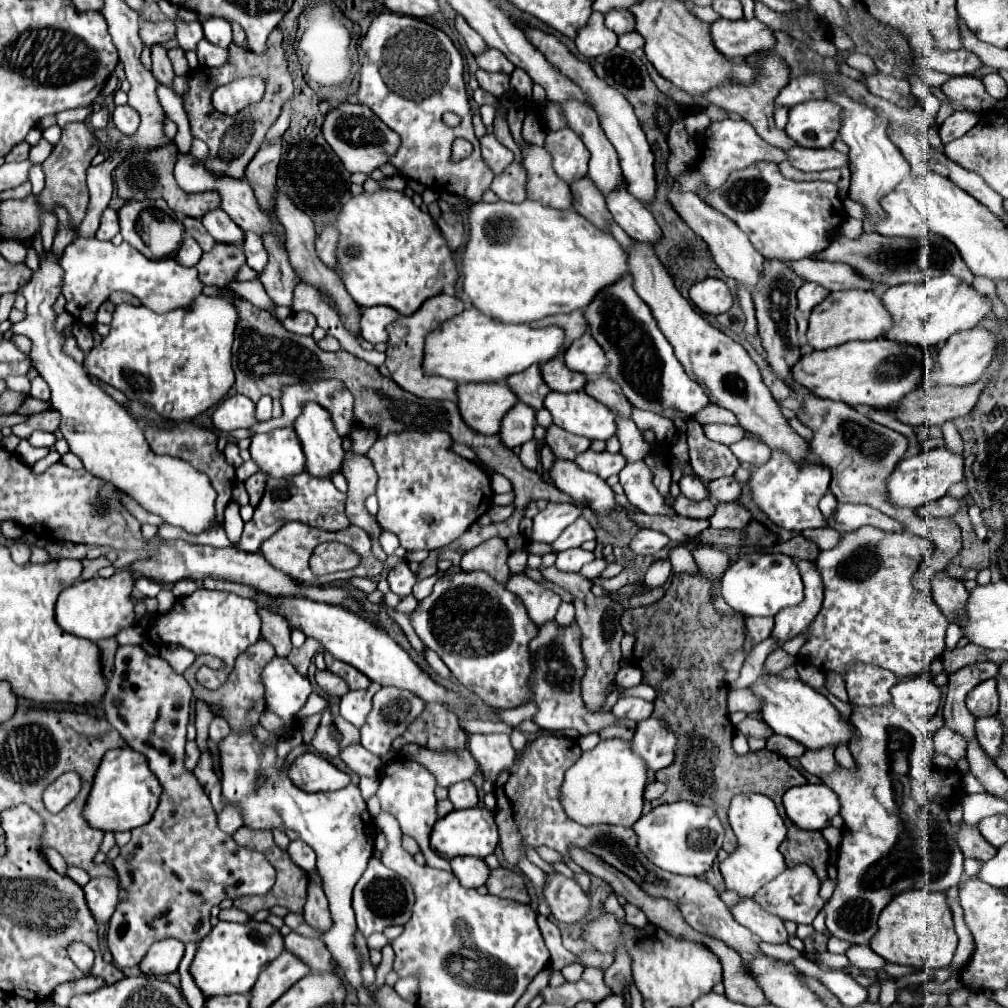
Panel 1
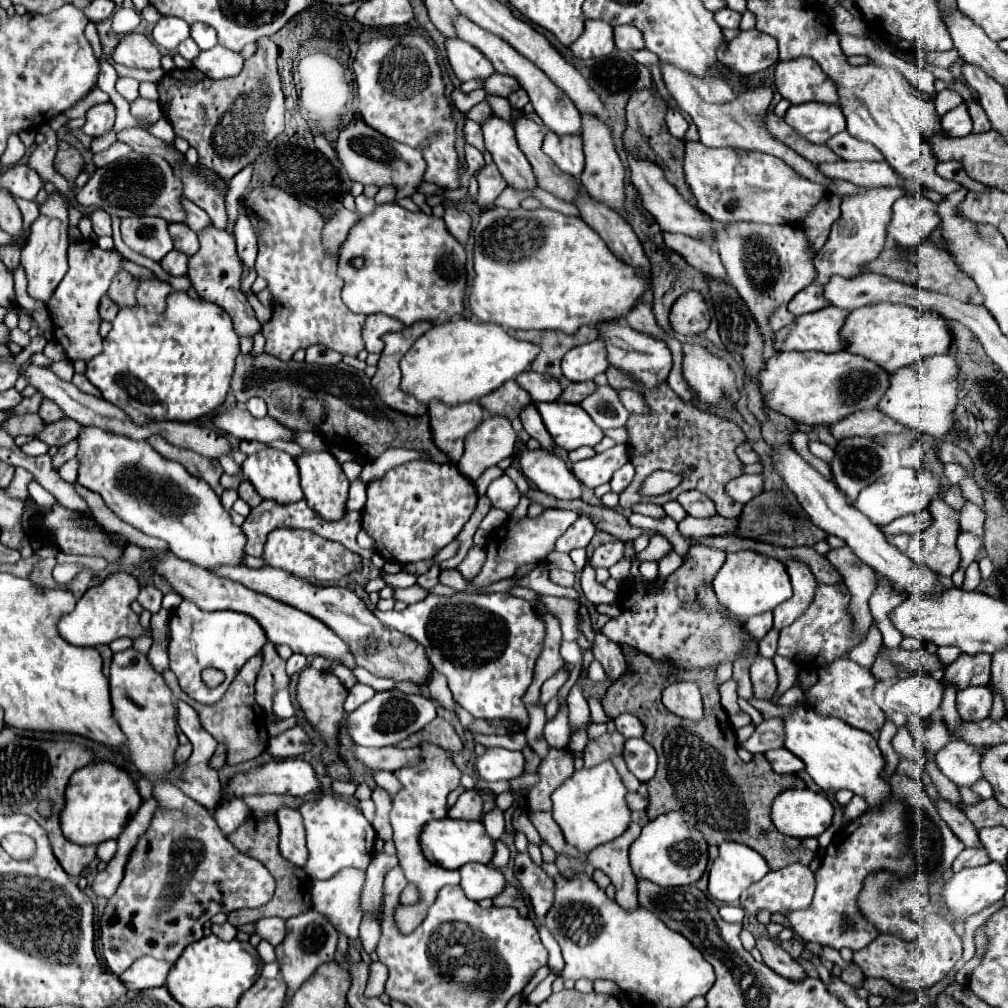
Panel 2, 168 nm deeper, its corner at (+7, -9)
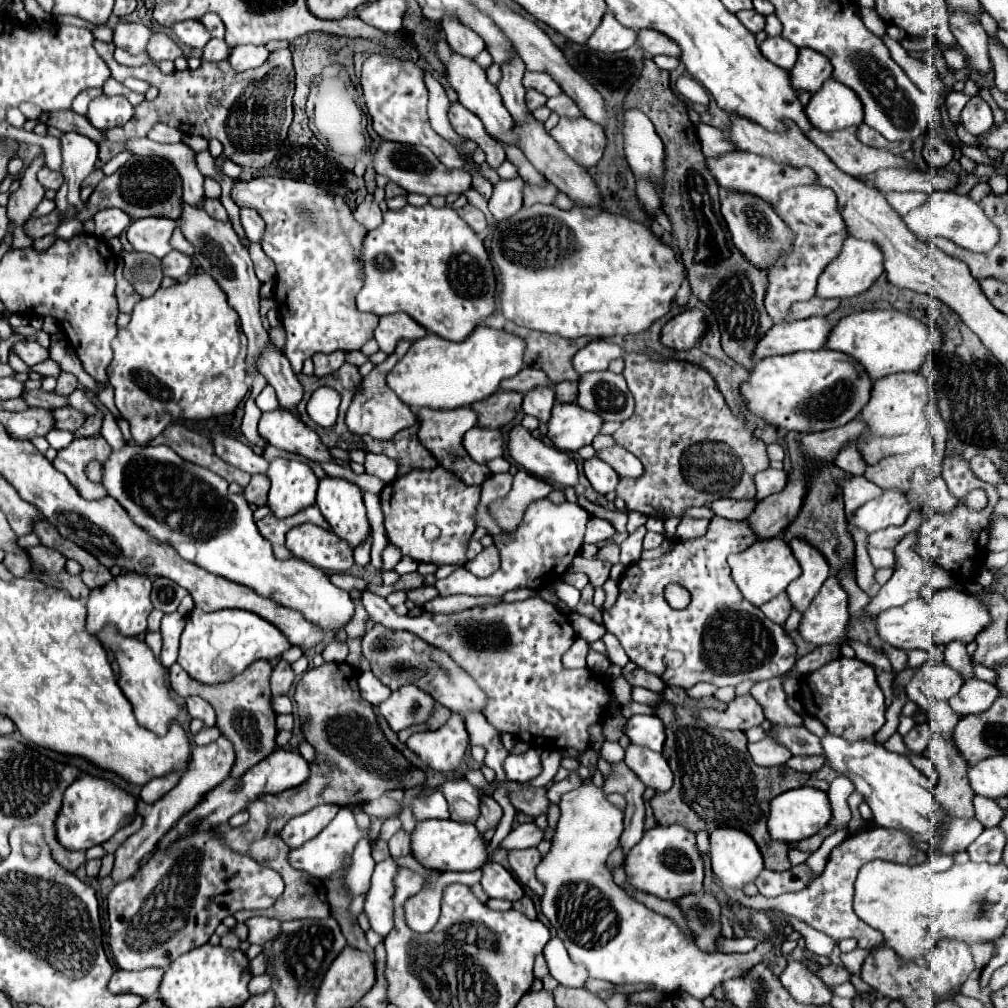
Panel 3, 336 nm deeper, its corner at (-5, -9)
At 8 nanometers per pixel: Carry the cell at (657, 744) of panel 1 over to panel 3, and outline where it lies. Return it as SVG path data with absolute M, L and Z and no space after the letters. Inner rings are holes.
M629 743L625 749L625 763L639 775L639 779L655 791L667 791L673 783L673 773L665 757L647 747Z

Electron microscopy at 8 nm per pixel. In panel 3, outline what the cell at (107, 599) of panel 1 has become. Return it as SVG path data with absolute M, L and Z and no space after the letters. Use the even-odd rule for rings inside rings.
M131 571L121 573L111 583L107 583L99 589L93 589L87 599L87 623L85 623L87 633L97 635L107 625L113 625L125 637L135 637L139 633L145 633L147 617L153 611L149 595L151 595L151 579L147 575L139 575L139 573L131 573Z

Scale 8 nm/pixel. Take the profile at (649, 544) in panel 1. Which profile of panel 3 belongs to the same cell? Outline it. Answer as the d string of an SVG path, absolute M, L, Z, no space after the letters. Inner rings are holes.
M577 555L569 569L581 569L583 573L589 575L589 581L593 583L593 587L601 587L609 579L611 563L609 561L599 561L599 559L585 559L585 557Z

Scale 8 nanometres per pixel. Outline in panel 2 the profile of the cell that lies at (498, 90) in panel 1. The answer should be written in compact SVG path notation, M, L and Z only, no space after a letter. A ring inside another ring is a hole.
M493 73L489 79L485 79L483 89L491 95L501 95L501 97L509 97L513 91L517 91L521 85L517 79L509 77L509 75L501 75L501 73Z

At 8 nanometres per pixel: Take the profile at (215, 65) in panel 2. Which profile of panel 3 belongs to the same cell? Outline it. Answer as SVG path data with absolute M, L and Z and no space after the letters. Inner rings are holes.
M241 45L241 47L233 47L229 53L227 63L235 69L235 71L247 71L253 67L259 67L265 63L265 59L269 57L269 51L259 45Z

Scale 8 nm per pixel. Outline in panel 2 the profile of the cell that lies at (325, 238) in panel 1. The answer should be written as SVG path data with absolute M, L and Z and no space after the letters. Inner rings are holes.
M341 209L337 211L325 225L323 229L323 243L327 247L329 253L337 253L341 243L345 241L347 233L351 231L351 227L355 227L355 223L361 219L361 215L357 211L349 211L349 209Z

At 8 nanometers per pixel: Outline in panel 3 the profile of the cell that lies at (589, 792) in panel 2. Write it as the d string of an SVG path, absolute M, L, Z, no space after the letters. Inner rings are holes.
M593 781L565 793L559 809L561 819L551 851L537 867L537 879L545 885L541 911L565 943L573 963L583 965L589 977L615 985L647 983L665 995L689 993L705 999L725 979L745 973L773 949L775 939L767 937L751 953L709 955L673 919L647 909L615 885L611 873L605 869L605 859L619 845L625 813L609 803L605 791Z

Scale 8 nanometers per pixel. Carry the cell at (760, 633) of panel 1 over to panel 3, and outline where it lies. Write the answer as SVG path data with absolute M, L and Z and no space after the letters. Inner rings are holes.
M783 593L783 595L779 595L779 597L775 597L773 601L769 601L769 603L765 603L763 607L761 607L761 611L773 621L773 623L777 623L777 625L783 625L785 621L787 621L787 617L789 617L789 613L791 613L791 603L789 603L789 599L787 599L787 595Z

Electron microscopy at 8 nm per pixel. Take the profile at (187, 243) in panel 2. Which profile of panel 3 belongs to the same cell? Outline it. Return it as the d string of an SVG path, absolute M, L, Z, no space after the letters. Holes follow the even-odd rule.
M179 227L175 229L175 233L171 237L171 245L173 245L173 249L177 249L177 251L181 251L185 255L193 255L193 245L185 239L185 235L183 235L183 231Z

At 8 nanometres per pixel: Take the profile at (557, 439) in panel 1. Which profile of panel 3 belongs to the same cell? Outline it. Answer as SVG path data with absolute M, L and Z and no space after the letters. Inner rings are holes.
M537 387L537 389L529 391L529 393L525 393L523 413L537 417L539 423L545 425L549 421L549 413L551 413L553 401L555 401L555 391L553 389Z

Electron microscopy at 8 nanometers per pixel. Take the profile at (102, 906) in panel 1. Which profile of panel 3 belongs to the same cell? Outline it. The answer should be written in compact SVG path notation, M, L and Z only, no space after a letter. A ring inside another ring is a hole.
M219 737L217 741L213 741L211 745L205 747L193 747L191 749L191 761L187 771L183 773L179 785L175 789L171 789L167 795L163 795L157 803L147 805L147 803L139 803L139 815L143 817L143 827L133 835L131 835L117 851L115 851L115 867L111 873L111 879L115 883L121 883L129 877L133 877L137 873L137 869L141 867L141 861L153 853L157 849L157 843L161 841L161 837L165 835L174 825L185 815L189 813L193 807L197 807L201 803L201 799L219 783L223 783L229 773L231 767L235 763L235 753L233 753L233 745L225 739Z

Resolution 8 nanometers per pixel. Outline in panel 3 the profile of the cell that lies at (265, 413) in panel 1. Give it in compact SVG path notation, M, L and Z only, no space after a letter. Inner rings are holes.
M267 385L267 387L257 395L257 407L259 407L263 413L273 411L273 409L279 407L279 403L277 403L277 395L275 395L275 391L273 391L271 385Z

